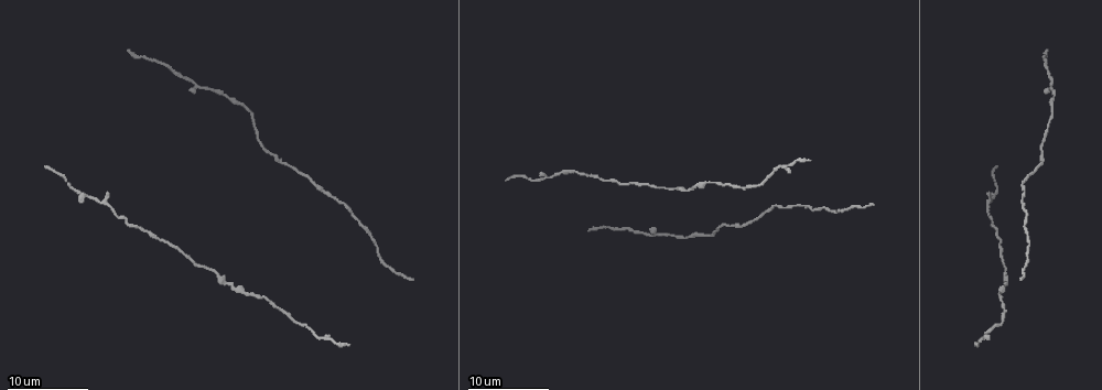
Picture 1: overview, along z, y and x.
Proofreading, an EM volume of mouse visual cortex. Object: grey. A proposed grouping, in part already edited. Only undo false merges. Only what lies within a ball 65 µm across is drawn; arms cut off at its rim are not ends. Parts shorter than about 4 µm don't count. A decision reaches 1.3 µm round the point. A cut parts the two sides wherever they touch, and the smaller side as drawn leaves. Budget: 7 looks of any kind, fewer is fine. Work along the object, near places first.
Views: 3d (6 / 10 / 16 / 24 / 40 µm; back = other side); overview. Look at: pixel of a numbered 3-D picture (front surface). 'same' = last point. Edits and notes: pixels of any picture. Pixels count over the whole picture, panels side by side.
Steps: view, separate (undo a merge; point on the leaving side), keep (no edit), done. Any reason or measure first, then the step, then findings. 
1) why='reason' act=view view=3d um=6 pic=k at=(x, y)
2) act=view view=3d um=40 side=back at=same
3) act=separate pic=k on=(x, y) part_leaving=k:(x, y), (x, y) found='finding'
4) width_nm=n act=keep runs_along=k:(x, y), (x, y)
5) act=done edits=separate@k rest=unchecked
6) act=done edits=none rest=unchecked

why='calibre changes' act=view view=3d um=6 pic=1 at=(271, 153)

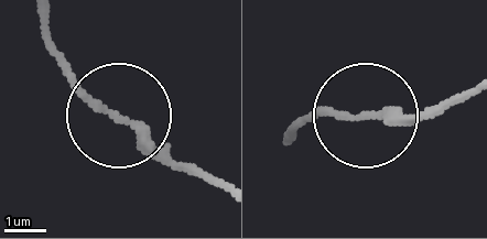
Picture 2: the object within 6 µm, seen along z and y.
act=view view=3d um=6 side=back pic=2 at=(107, 112)

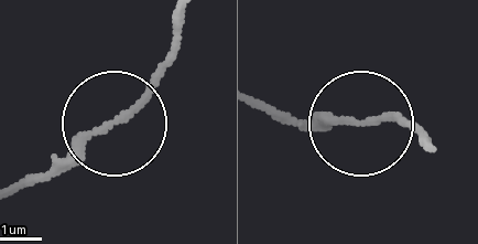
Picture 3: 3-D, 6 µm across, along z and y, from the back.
act=keep runs_along=3:(19, 191), (113, 125), (173, 54) found='one cell here'

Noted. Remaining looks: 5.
why='thin neck' act=view view=3d um=16 pic=1 at=(688, 237)

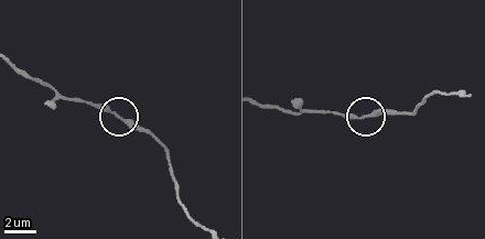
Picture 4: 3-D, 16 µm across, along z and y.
act=keep runs_along=4:(460, 95), (438, 91), (412, 111), (365, 115), (326, 111) found='all the same cell'

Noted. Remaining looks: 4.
why='thick turns thin' act=view view=3d um=10 pic=1 at=(1003, 272)

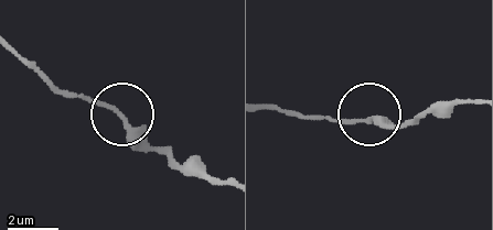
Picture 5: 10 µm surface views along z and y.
act=keep found='all the same cell'

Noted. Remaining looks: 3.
act=done edits=none rest=unchecked

